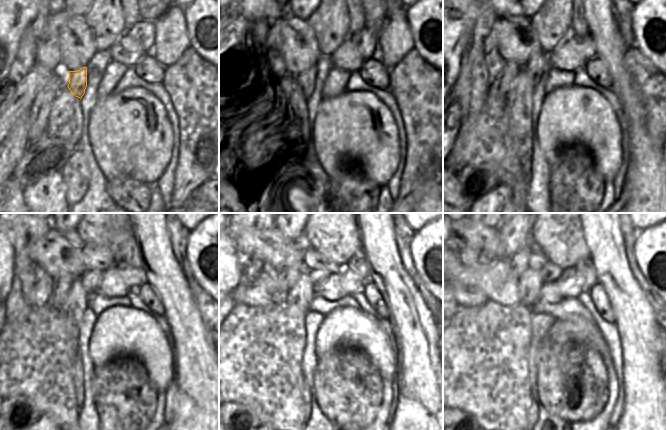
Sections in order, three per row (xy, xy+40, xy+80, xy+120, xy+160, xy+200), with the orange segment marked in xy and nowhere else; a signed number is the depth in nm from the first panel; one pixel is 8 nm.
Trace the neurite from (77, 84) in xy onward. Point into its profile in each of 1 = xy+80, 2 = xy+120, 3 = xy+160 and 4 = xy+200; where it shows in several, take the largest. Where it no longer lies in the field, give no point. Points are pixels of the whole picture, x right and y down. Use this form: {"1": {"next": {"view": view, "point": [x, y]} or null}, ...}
{"1": {"next": {"view": "xy+80", "point": [535, 66]}}, "2": {"next": {"view": "xy+120", "point": [90, 279]}}, "3": {"next": {"view": "xy+160", "point": [317, 277]}}, "4": {"next": {"view": "xy+200", "point": [551, 272]}}}

